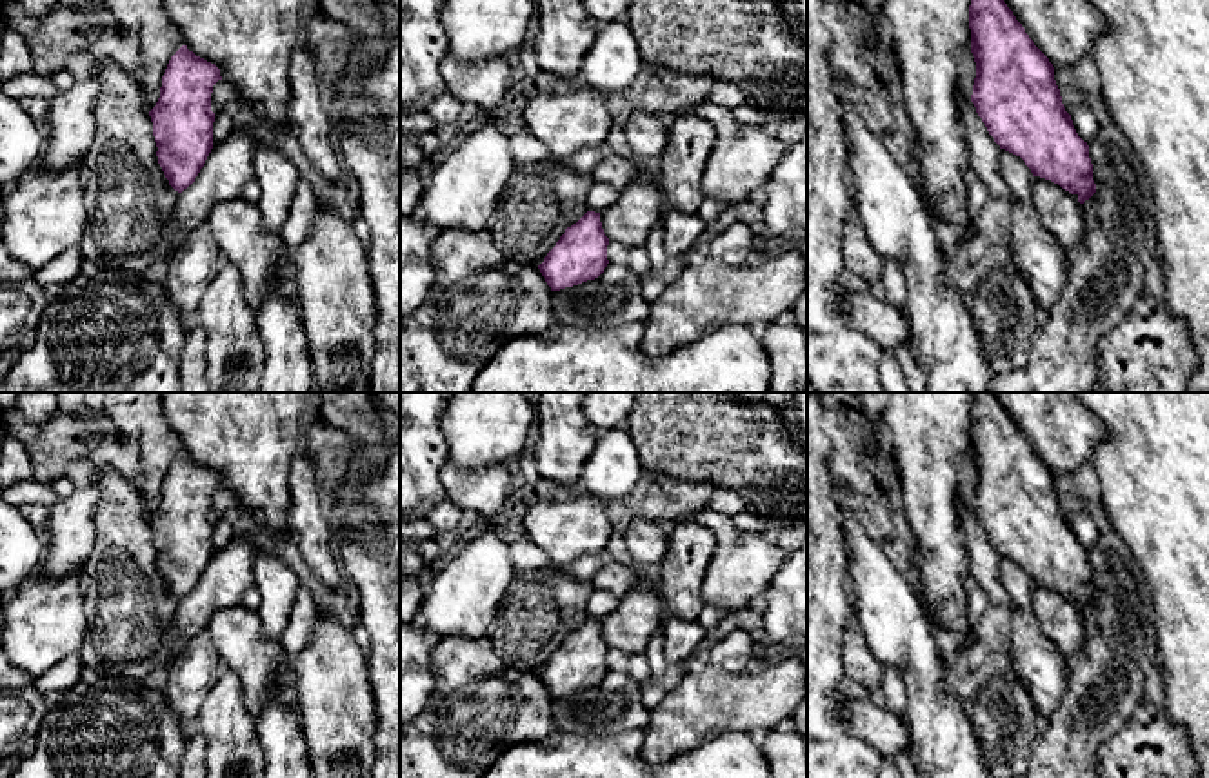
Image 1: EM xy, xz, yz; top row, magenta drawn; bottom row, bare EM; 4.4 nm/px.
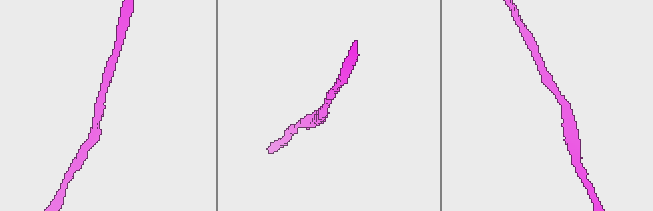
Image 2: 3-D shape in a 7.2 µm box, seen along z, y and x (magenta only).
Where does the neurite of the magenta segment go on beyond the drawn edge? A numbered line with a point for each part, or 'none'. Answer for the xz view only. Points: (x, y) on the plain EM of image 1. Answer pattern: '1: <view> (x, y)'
none

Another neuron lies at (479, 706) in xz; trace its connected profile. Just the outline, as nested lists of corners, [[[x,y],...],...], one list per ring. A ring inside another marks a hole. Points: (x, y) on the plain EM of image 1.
[[[447,636],[431,653],[435,687],[424,711],[400,733],[400,778],[482,778],[511,745],[542,740],[558,729],[551,694],[536,673],[518,671],[502,662],[487,636]]]

